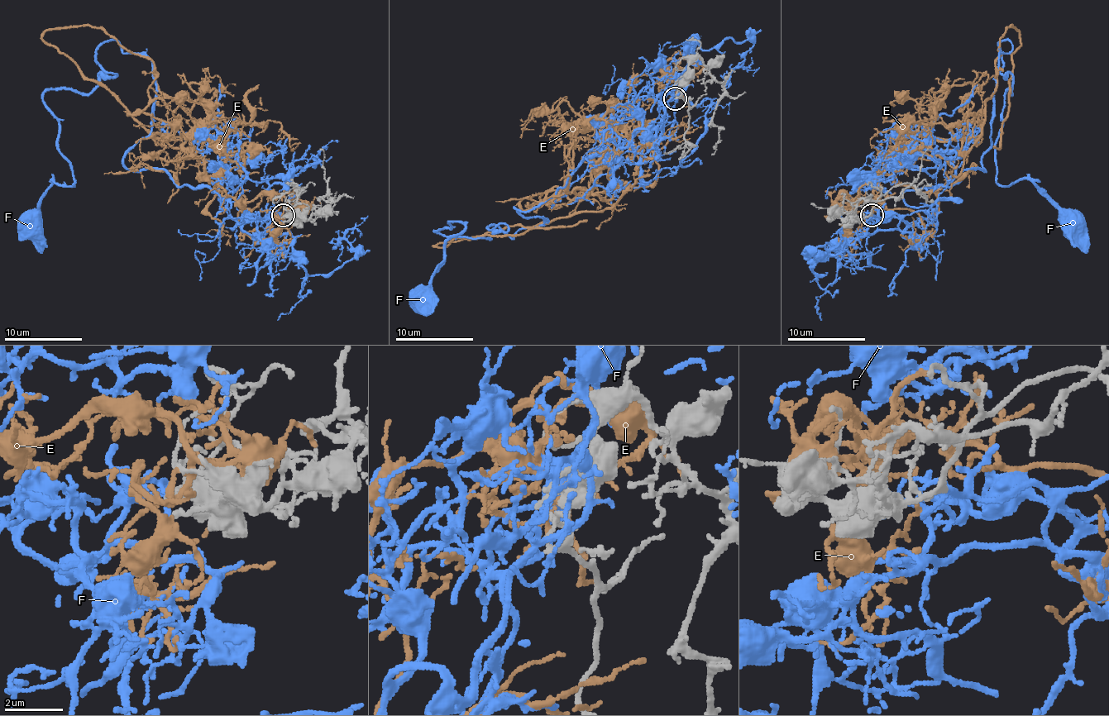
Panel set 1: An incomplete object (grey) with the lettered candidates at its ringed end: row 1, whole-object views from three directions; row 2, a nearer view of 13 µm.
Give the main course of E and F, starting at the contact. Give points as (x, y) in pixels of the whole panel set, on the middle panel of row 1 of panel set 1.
E: (684, 97), (690, 59), (639, 76), (577, 132), (563, 189), (625, 185), (612, 207), (433, 245), (586, 220)
F: (674, 97), (655, 135), (608, 164), (609, 129), (514, 208), (547, 222), (435, 230), (466, 222), (421, 298)

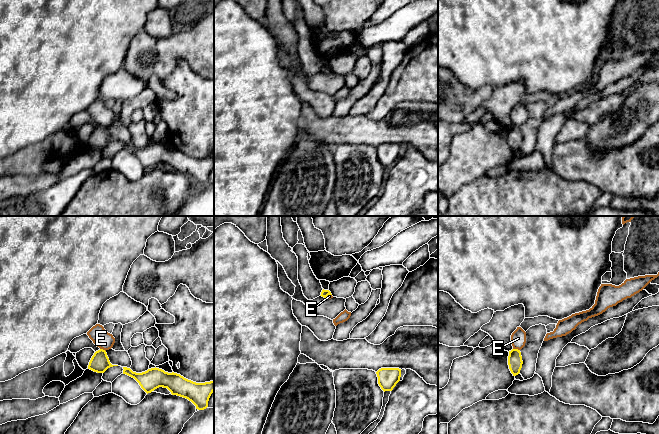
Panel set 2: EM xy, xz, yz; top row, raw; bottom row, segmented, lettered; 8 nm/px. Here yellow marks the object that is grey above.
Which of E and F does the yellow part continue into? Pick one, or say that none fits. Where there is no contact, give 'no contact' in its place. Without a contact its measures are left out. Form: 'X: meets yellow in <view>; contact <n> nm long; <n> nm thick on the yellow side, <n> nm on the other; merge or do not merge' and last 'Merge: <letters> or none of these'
E: meets yellow in yz; contact 60 nm long; 120 nm thick on the yellow side, 130 nm on the other; do not merge
F: no contact; merge
Merge: F

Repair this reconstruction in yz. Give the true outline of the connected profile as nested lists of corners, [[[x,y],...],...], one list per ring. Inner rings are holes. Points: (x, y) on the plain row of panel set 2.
[[[512,125],[511,127],[509,127],[508,141],[513,152],[516,152],[520,149],[522,140],[523,137],[520,126]]]

